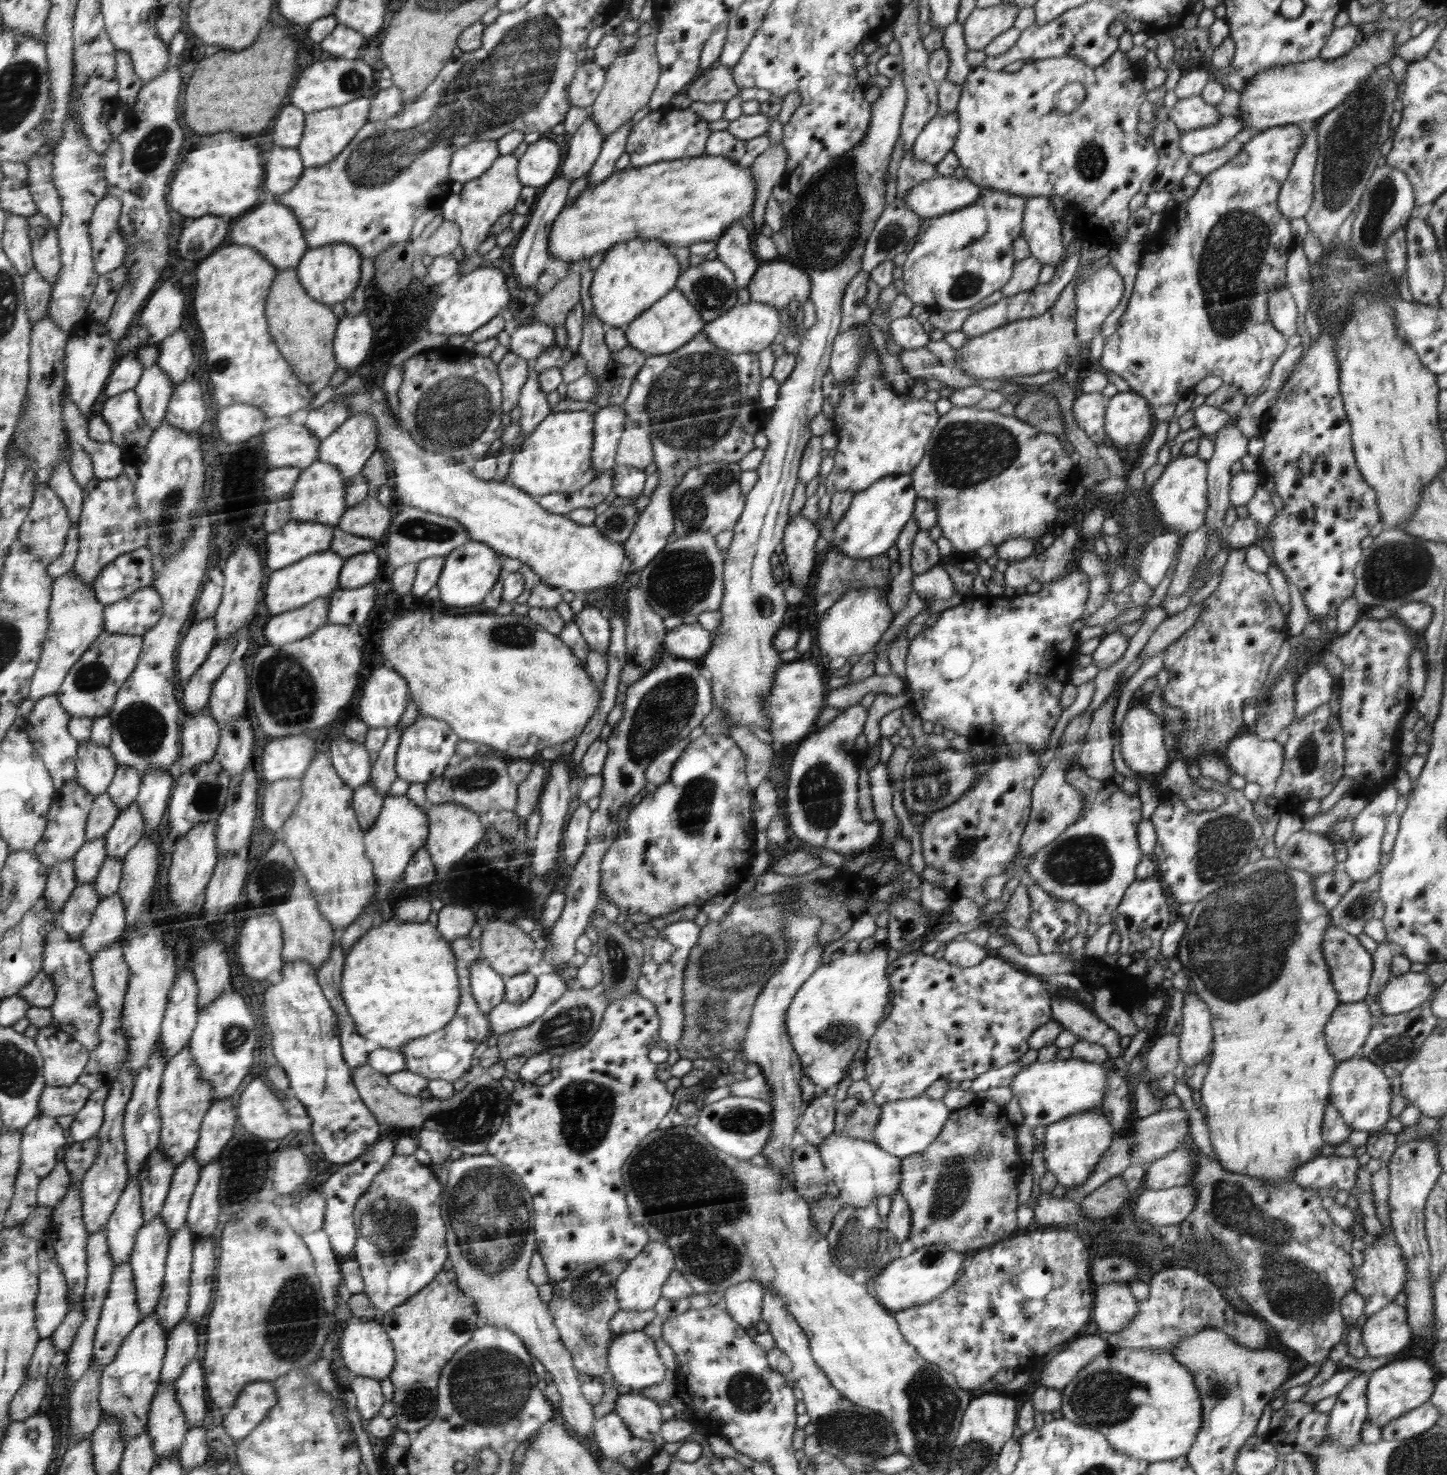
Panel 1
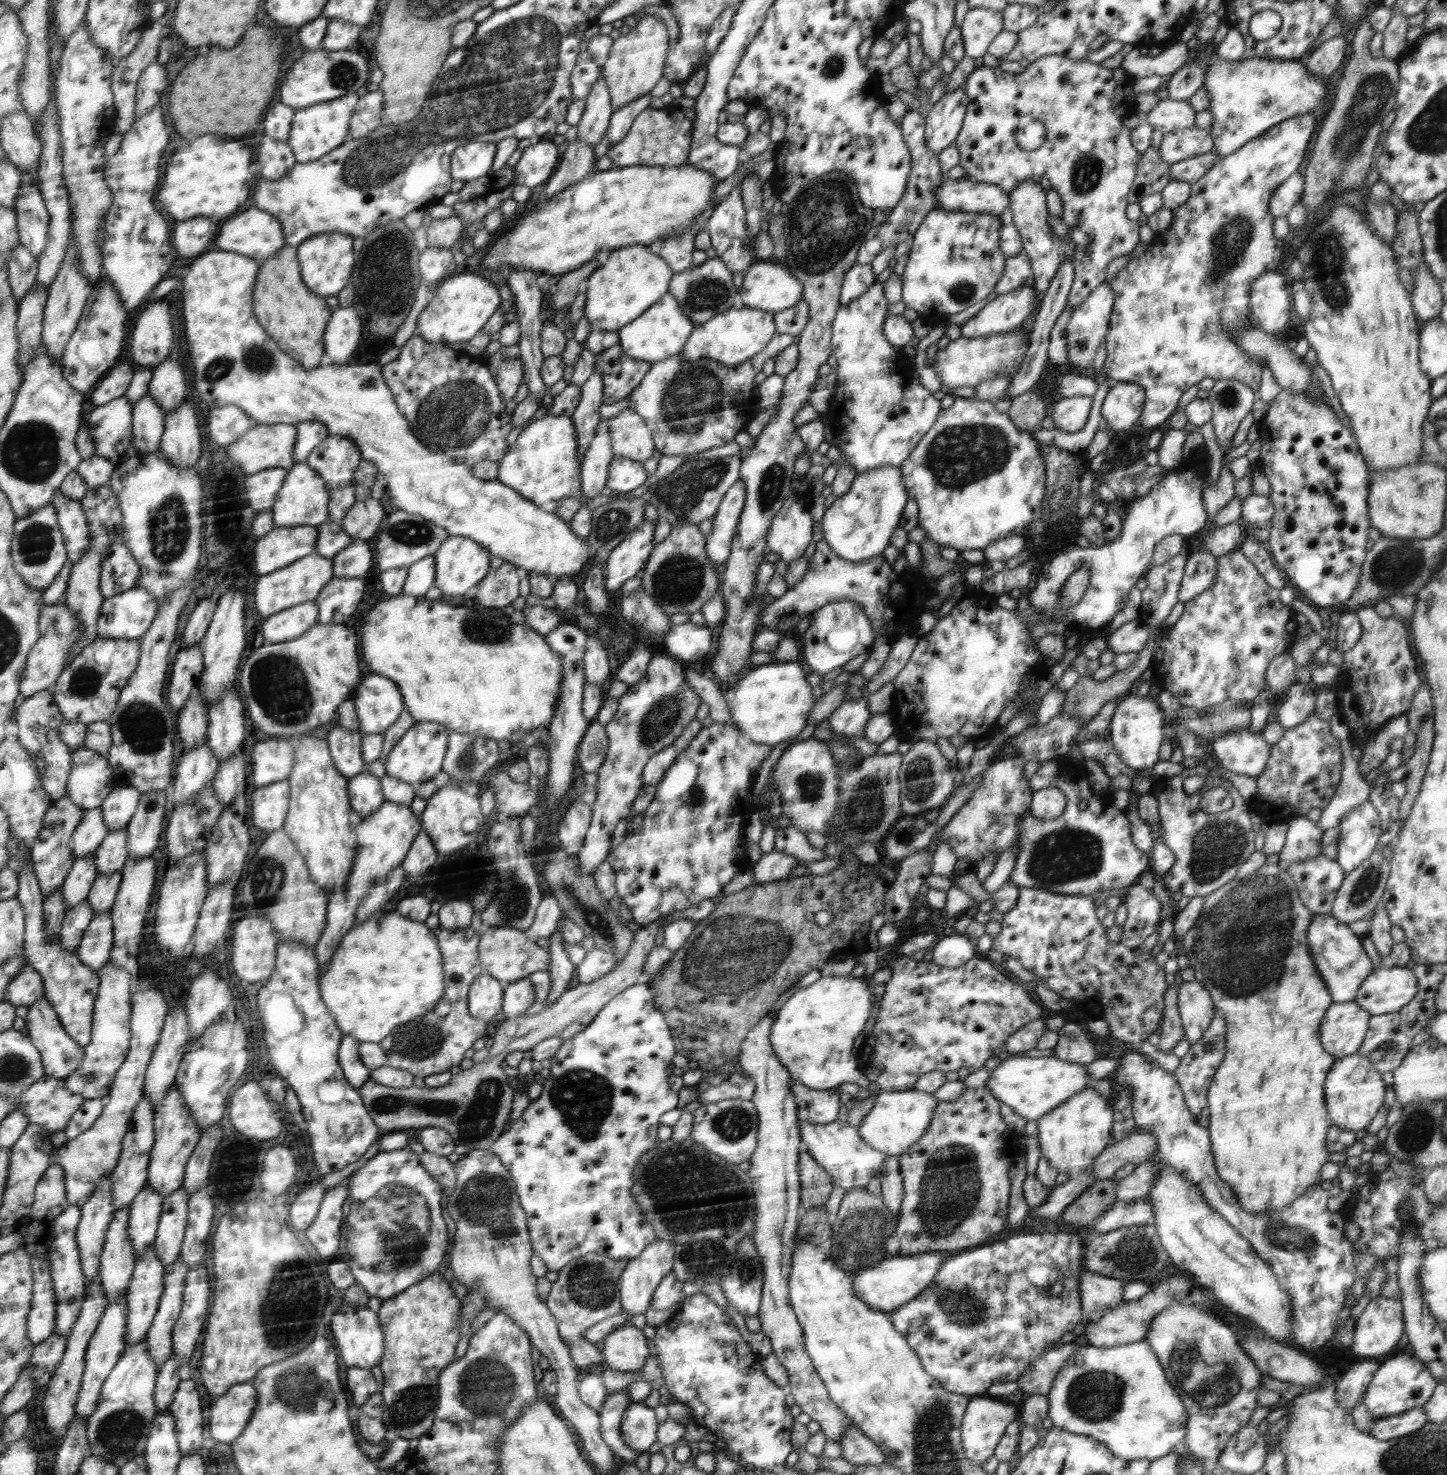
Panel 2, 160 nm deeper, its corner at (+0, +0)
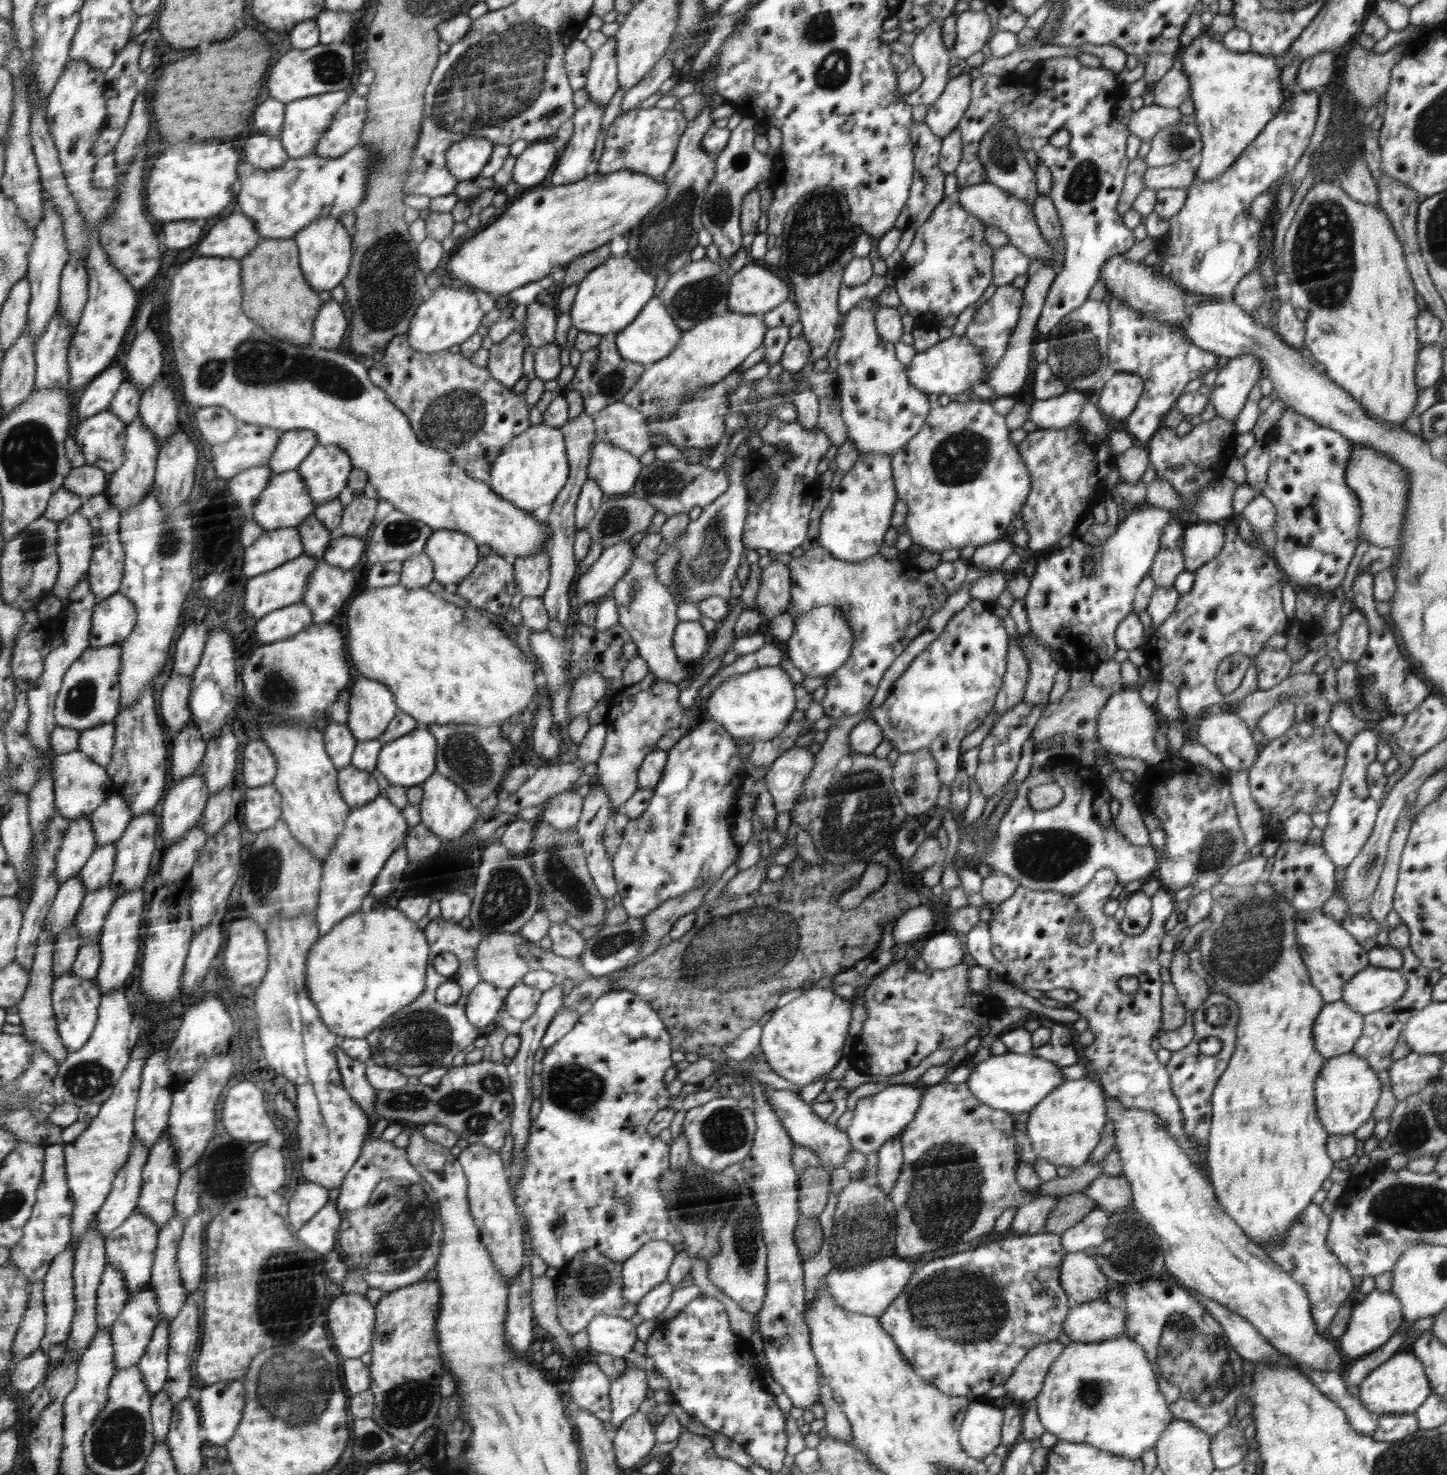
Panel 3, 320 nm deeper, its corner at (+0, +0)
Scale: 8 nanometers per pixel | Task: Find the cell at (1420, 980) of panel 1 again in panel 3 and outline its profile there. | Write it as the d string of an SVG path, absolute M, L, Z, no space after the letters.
M1368 965L1343 986L1341 1000L1367 1015L1394 1004L1407 991L1400 970Z

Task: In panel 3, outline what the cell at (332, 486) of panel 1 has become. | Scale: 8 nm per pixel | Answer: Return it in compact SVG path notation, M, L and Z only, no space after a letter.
M294 469L274 475L269 480L251 510L250 519L257 522L265 531L297 527L313 516L315 508L316 503L313 502L313 497L309 494L308 485L306 485L301 472Z

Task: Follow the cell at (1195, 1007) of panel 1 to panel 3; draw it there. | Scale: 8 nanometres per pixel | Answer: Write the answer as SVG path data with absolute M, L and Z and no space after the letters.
M1178 944L1172 958L1169 970L1171 983L1176 987L1185 1010L1197 1011L1197 1008L1212 992L1211 987L1204 981L1204 976L1198 976L1190 970L1189 956Z

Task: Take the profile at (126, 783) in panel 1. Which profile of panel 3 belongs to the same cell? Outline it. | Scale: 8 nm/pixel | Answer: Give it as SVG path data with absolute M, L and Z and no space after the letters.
M125 795L109 796L98 809L89 816L96 847L115 844L124 835L133 820L133 810Z

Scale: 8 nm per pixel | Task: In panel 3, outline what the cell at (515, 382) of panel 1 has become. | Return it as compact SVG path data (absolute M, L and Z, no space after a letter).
M519 330L510 334L506 340L494 343L490 348L490 357L486 369L492 372L502 386L512 389L523 377L522 358L524 358L524 342Z

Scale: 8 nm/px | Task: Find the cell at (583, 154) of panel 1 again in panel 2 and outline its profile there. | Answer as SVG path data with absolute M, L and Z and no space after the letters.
M600 74L600 80L594 84L594 89L585 98L585 109L580 122L576 125L576 139L587 142L590 148L594 148L602 135L606 135L612 113L610 91L605 77Z

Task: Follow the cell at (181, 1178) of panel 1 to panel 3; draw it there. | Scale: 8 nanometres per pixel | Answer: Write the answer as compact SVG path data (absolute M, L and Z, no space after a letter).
M177 1213L160 1230L160 1240L157 1241L156 1256L153 1260L153 1270L150 1287L154 1288L158 1295L158 1302L161 1314L161 1319L172 1323L176 1319L176 1315L180 1313L184 1301L186 1301L187 1291L184 1289L184 1284L180 1276L180 1271L177 1265L177 1248L183 1235L185 1224L182 1218Z

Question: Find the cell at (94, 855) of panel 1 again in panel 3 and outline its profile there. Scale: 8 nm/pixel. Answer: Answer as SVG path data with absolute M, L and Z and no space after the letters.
M80 874L62 883L45 916L45 928L51 930L53 936L70 928L80 910L82 899L87 894Z

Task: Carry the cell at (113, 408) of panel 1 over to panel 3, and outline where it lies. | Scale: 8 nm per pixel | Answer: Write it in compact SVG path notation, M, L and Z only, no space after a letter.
M110 408L80 421L73 437L86 465L100 467L112 478L126 458L126 427Z

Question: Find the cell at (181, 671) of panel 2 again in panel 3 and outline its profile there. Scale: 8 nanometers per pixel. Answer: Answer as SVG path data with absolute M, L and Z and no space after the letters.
M172 671L160 698L160 710L166 728L175 738L191 720L189 698L192 694L191 676L183 676Z

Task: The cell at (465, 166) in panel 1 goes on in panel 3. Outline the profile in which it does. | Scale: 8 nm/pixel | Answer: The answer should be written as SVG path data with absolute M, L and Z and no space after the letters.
M466 137L446 154L450 174L459 181L476 178L492 158L494 143L487 138Z

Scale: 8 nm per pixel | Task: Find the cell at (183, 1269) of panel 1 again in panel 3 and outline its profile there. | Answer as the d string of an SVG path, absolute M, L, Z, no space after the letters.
M164 1319L160 1320L160 1324L154 1330L153 1338L149 1342L149 1347L138 1364L138 1368L144 1373L152 1398L154 1394L164 1388L168 1378L169 1324Z

